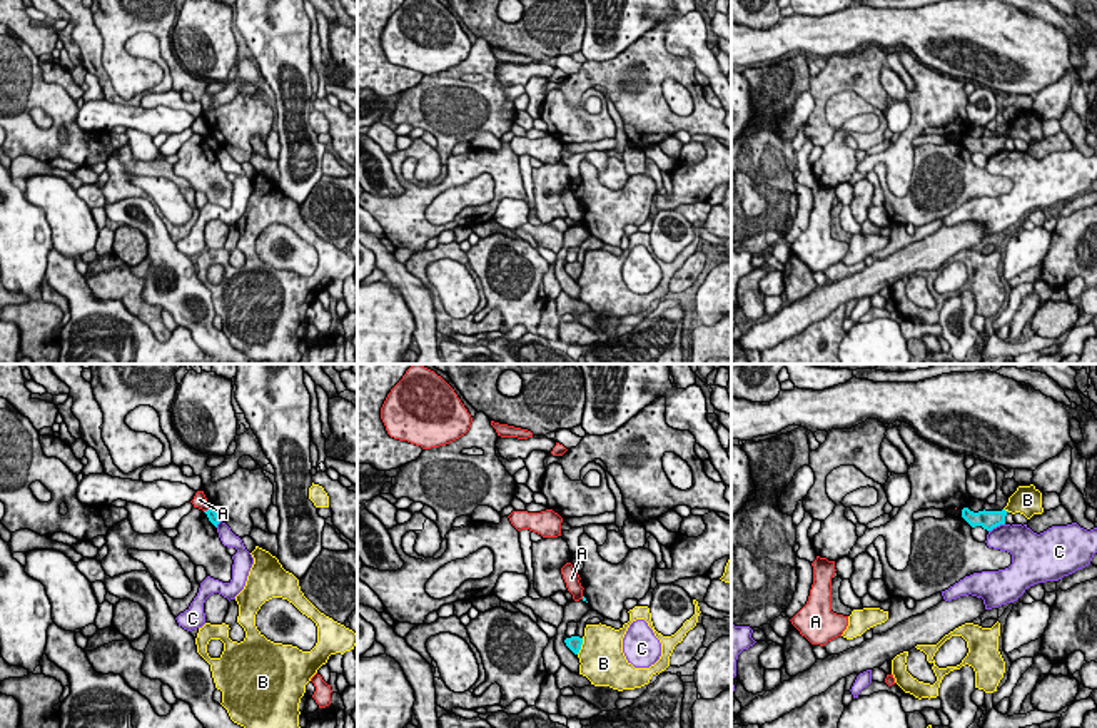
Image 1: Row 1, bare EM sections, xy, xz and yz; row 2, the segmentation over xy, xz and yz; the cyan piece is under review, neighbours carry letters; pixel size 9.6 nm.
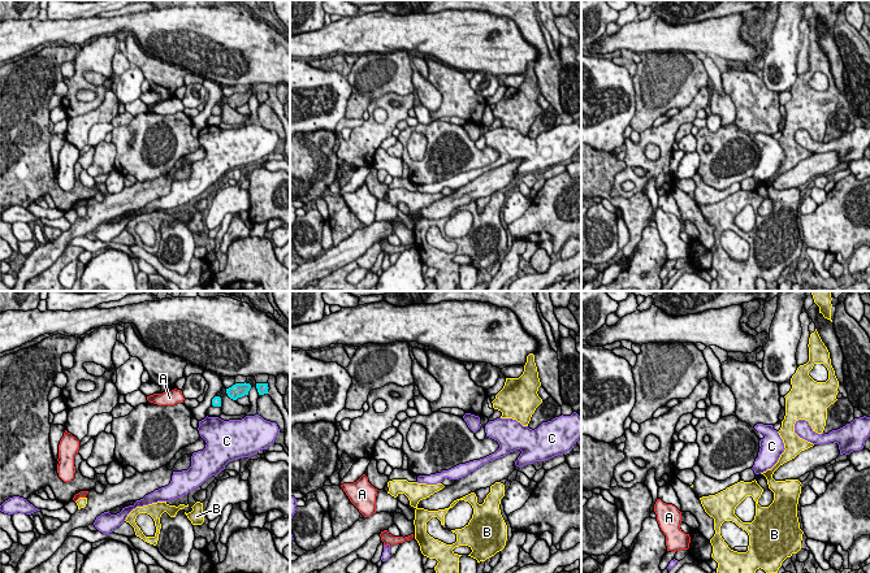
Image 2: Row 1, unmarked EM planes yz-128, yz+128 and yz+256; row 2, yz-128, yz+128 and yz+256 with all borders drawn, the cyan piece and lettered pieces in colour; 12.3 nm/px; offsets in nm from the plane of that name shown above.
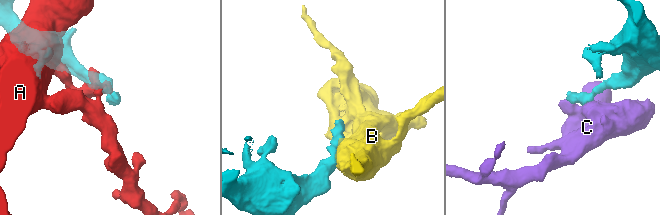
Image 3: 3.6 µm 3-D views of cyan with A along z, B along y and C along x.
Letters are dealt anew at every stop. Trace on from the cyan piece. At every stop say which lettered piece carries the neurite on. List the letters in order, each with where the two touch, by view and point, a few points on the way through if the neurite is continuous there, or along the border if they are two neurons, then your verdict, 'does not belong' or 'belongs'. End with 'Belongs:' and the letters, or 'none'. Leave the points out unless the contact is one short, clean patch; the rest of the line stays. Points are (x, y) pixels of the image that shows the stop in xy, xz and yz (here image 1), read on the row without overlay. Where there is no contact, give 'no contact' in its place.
A: contact xy (207, 136); border xy (209, 134), (204, 137); does not belong
B: contact xz (580, 272); does not belong
C: contact yz (995, 152); does not belong
Belongs: none

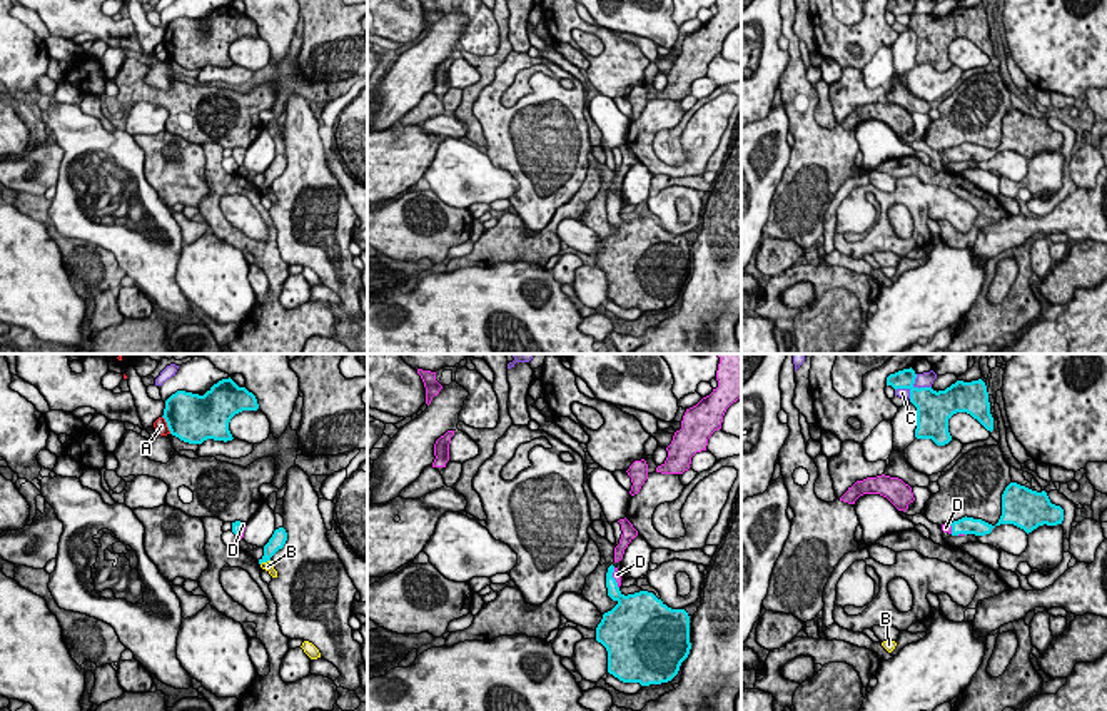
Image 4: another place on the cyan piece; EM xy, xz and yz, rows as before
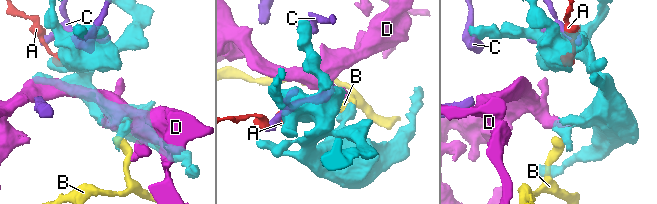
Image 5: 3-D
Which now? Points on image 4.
A: contact xy (167, 50); does not belong
B: contact xy (264, 187); border xy (269, 186), (261, 191); does not belong
C: contact yz (917, 14); does not belong
D: contact xz (613, 204); way xz (613, 217), (613, 204), (616, 201); belongs
Belongs: D

